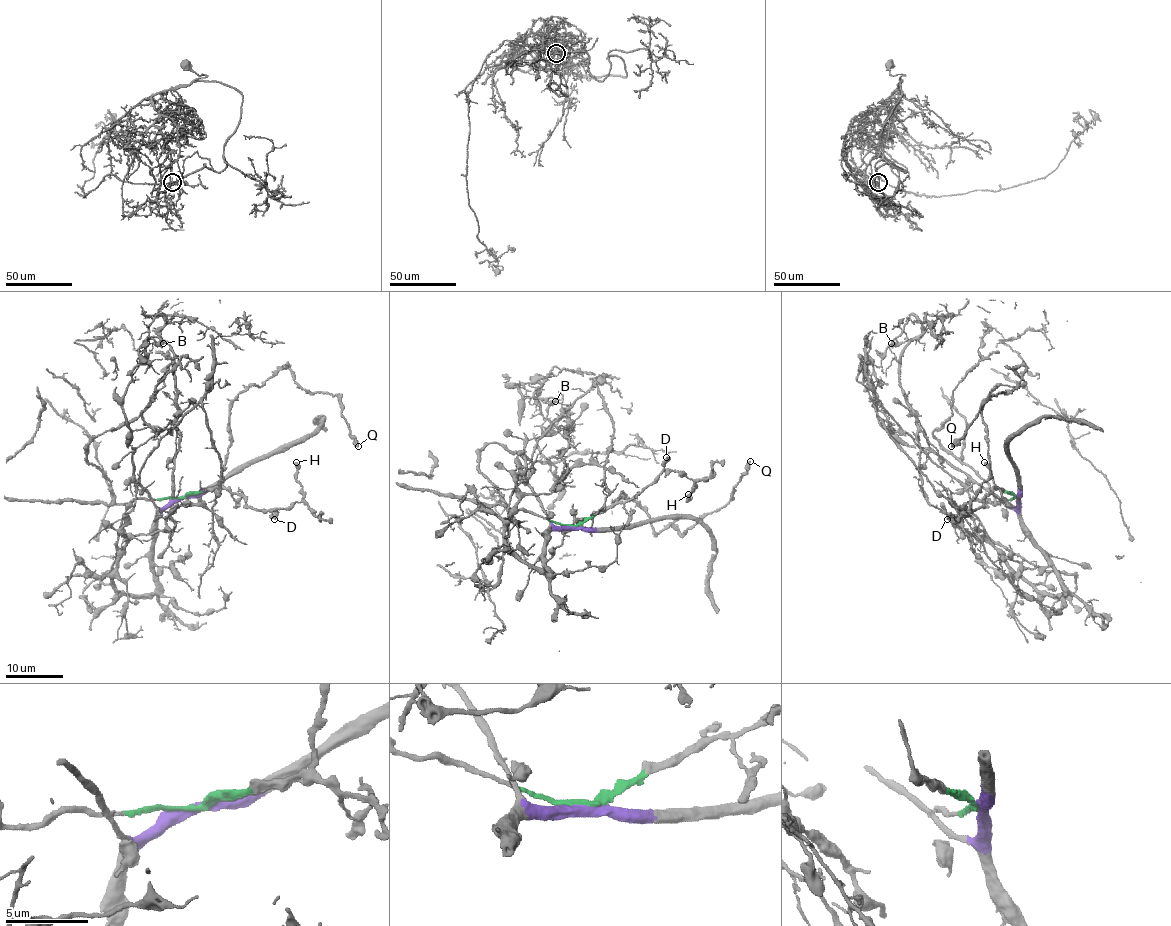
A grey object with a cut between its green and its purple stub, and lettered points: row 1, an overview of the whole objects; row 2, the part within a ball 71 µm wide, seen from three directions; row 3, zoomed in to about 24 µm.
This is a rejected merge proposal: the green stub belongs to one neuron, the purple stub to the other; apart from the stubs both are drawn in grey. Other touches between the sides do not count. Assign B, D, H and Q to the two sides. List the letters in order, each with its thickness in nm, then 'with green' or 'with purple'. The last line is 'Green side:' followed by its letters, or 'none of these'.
B: 460 nm thick; with purple
D: 320 nm thick; with green
H: 480 nm thick; with green
Q: 400 nm thick; with green
Green side: D, H, Q

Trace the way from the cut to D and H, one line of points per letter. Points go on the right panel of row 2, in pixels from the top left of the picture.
D: (1016, 497), (997, 489), (977, 509), (962, 510), (946, 519)
H: (1016, 497), (995, 489), (977, 509), (960, 509), (987, 479), (989, 466), (985, 462)

